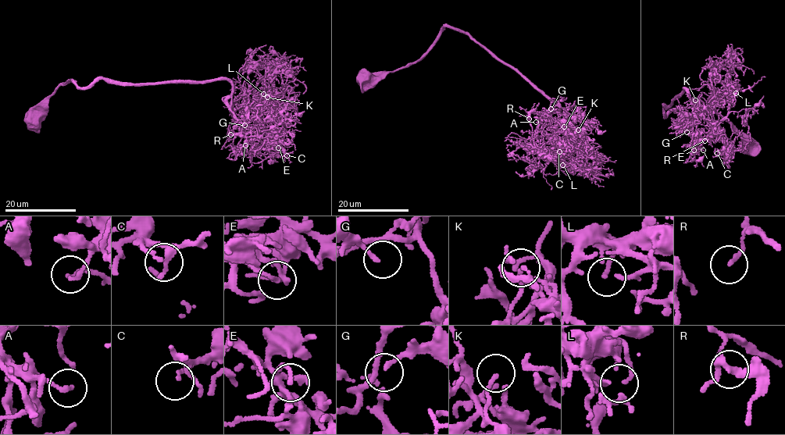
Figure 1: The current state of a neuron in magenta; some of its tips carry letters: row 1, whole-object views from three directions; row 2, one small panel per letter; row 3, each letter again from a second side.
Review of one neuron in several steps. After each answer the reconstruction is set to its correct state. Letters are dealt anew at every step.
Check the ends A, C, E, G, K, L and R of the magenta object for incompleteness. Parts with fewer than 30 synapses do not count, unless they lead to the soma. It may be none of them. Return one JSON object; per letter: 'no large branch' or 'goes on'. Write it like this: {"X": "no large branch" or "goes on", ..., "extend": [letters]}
{"A": "no large branch", "C": "no large branch", "E": "no large branch", "G": "no large branch", "K": "no large branch", "L": "no large branch", "R": "no large branch", "extend": []}

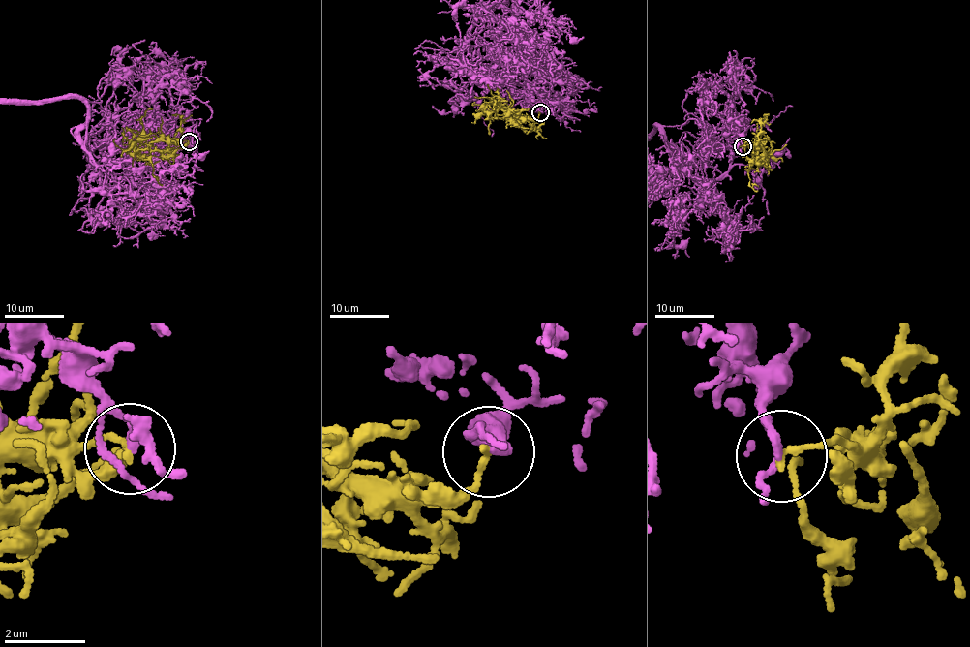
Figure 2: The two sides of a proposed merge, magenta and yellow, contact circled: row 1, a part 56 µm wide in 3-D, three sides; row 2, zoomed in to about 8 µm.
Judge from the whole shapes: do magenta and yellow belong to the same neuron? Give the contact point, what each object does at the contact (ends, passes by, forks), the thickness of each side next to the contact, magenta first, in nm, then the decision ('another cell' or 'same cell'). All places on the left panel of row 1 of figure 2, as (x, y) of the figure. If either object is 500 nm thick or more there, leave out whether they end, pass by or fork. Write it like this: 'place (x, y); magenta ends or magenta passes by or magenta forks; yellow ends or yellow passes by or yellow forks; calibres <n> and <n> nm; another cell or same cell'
place (189, 141); magenta ends; yellow ends; calibres 240 and 170 nm; same cell

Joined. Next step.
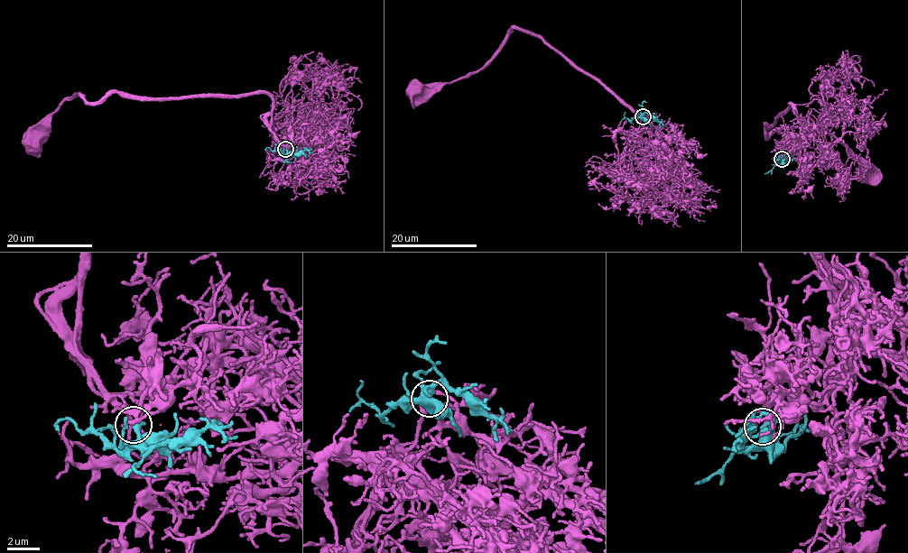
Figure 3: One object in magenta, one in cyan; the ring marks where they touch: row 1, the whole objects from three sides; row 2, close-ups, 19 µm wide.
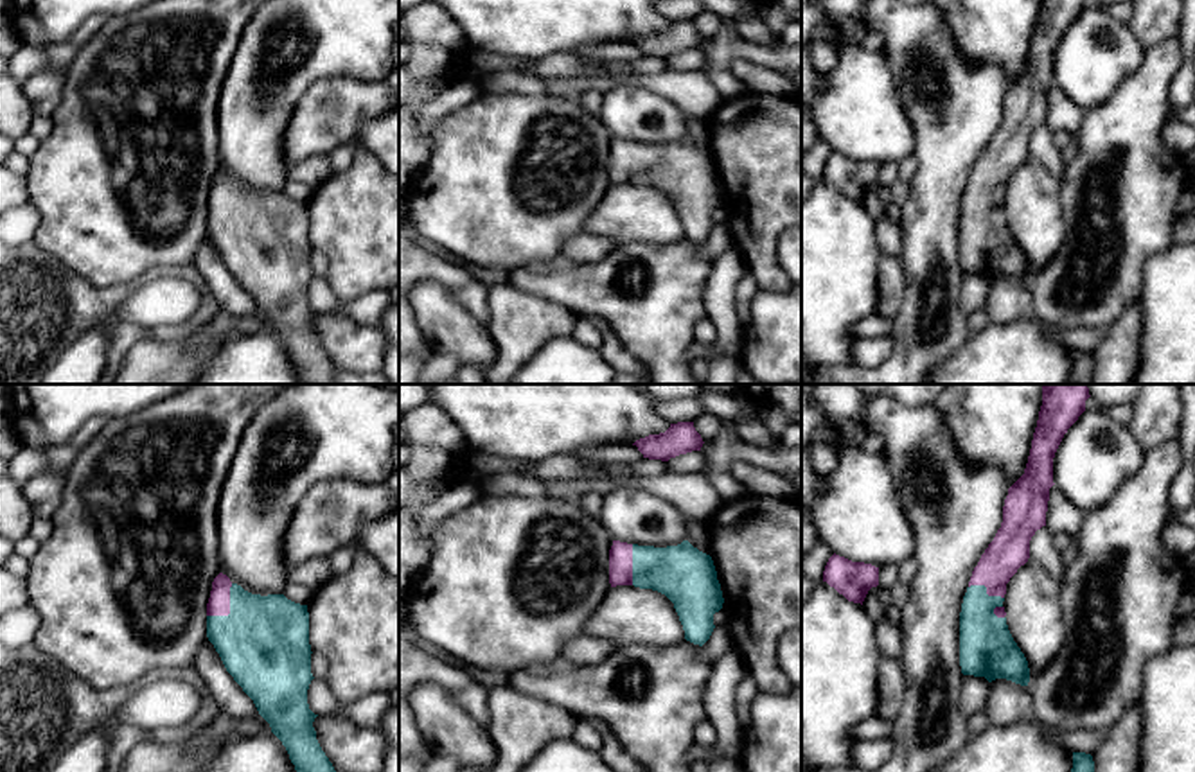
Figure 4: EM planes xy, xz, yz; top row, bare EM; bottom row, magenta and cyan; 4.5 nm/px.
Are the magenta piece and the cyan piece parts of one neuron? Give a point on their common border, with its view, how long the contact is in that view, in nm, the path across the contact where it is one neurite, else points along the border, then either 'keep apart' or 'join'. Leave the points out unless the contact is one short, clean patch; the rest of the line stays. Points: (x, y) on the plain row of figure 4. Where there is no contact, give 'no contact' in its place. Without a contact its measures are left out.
contact xy (229, 207); length 190 nm; way xy (218, 201), (229, 207), (263, 241); join

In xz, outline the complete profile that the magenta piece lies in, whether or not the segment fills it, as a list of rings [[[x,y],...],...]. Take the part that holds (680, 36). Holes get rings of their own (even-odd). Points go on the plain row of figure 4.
[[[677,20],[670,22],[665,31],[649,32],[636,38],[633,43],[638,45],[643,56],[668,59],[679,52],[701,48],[703,41],[694,20]]]

